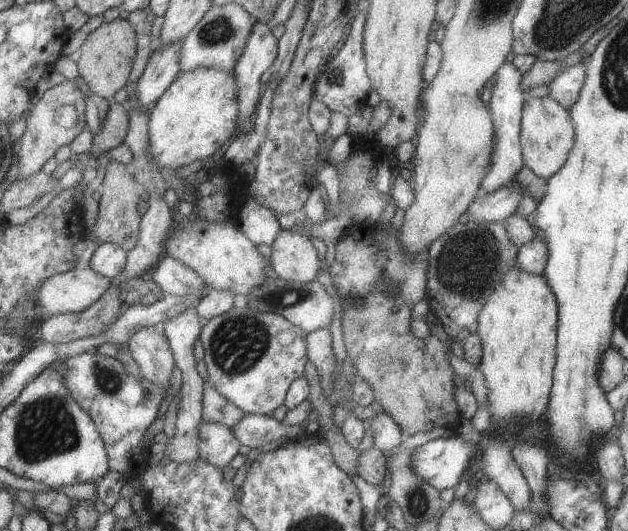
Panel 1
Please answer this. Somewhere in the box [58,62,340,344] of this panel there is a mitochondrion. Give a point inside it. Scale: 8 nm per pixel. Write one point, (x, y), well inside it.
(282, 299)

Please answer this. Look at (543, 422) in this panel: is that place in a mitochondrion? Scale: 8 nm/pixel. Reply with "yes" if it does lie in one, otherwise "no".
no

